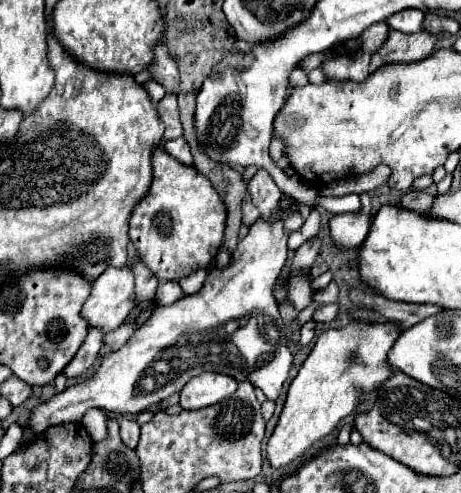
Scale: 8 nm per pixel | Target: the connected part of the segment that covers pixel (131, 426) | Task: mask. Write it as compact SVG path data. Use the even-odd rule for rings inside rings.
M125 417L119 419L119 427L121 427L121 439L127 447L137 447L137 439L139 439L139 425L135 421L129 421Z

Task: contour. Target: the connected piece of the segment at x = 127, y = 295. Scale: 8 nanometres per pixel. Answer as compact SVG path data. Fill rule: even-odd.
M109 267L93 281L93 291L83 305L83 317L103 333L117 329L135 311L135 279L129 267Z

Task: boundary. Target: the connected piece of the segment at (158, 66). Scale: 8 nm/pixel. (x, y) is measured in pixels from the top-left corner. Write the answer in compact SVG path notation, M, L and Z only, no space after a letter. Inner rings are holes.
M163 39L159 45L155 45L155 61L149 67L149 73L153 75L153 81L161 83L165 91L177 93L179 89L179 71L177 71L177 61L169 57L167 53L167 41Z

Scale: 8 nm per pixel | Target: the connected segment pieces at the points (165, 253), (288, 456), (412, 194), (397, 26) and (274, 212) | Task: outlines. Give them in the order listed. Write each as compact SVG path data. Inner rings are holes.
M155 147L151 155L153 179L149 185L147 195L135 205L129 219L129 237L145 261L145 265L157 275L159 281L179 281L181 277L189 275L191 271L203 267L207 269L211 259L217 255L219 247L223 245L223 231L225 231L225 205L221 197L215 193L213 185L203 177L195 167L185 165L171 157L163 147Z
M355 321L343 329L327 329L317 337L313 351L289 387L283 413L267 443L271 467L285 467L315 441L329 435L343 417L359 409L359 403L391 377L387 351L399 333L397 323L369 325Z
M407 191L401 195L401 207L409 209L409 211L417 211L417 213L425 213L431 209L431 201L435 197L429 195L427 191Z
M406 9L395 13L395 17L387 19L387 25L401 33L417 33L423 23L423 11L419 9Z
M259 169L255 177L249 181L249 193L253 199L253 205L259 209L261 219L277 221L279 215L279 187L275 185L273 177Z

